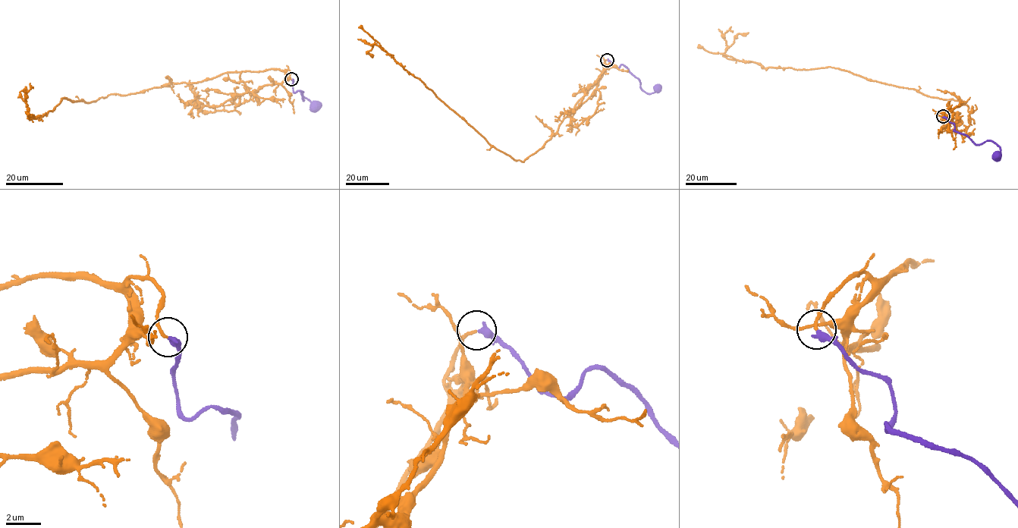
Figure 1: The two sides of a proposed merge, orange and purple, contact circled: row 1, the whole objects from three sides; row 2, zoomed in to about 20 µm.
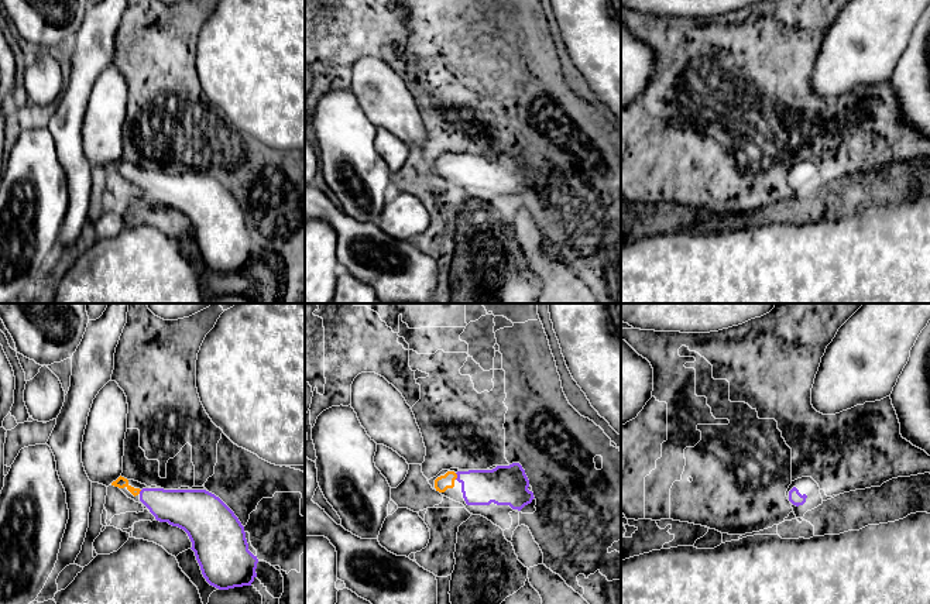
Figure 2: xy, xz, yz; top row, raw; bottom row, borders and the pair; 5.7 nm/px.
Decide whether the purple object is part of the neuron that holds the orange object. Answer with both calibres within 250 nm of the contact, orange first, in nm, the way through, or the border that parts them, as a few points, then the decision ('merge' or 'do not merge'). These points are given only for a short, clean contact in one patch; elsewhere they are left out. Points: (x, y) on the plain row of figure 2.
calibres 90 and 200 nm; way xz (442, 167), (456, 160), (466, 161), (480, 171); merge

